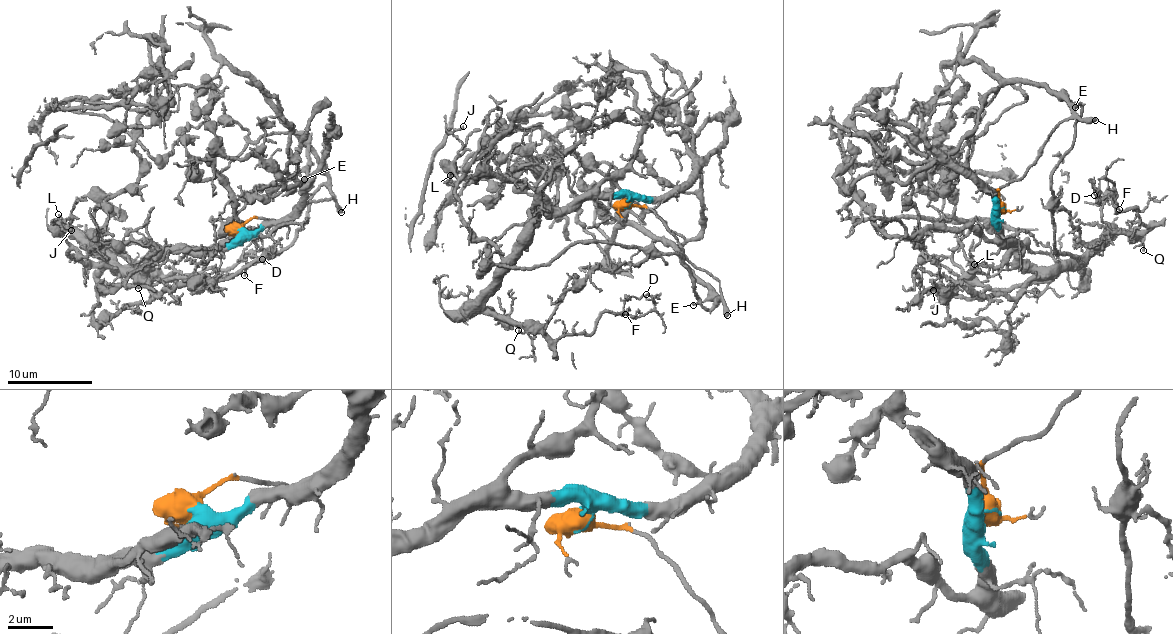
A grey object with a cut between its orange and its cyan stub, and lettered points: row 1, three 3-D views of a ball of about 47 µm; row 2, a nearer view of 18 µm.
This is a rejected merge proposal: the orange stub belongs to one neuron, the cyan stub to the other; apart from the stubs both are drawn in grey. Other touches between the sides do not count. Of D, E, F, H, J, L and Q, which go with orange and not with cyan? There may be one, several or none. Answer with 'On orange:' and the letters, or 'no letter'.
On orange: E, H

